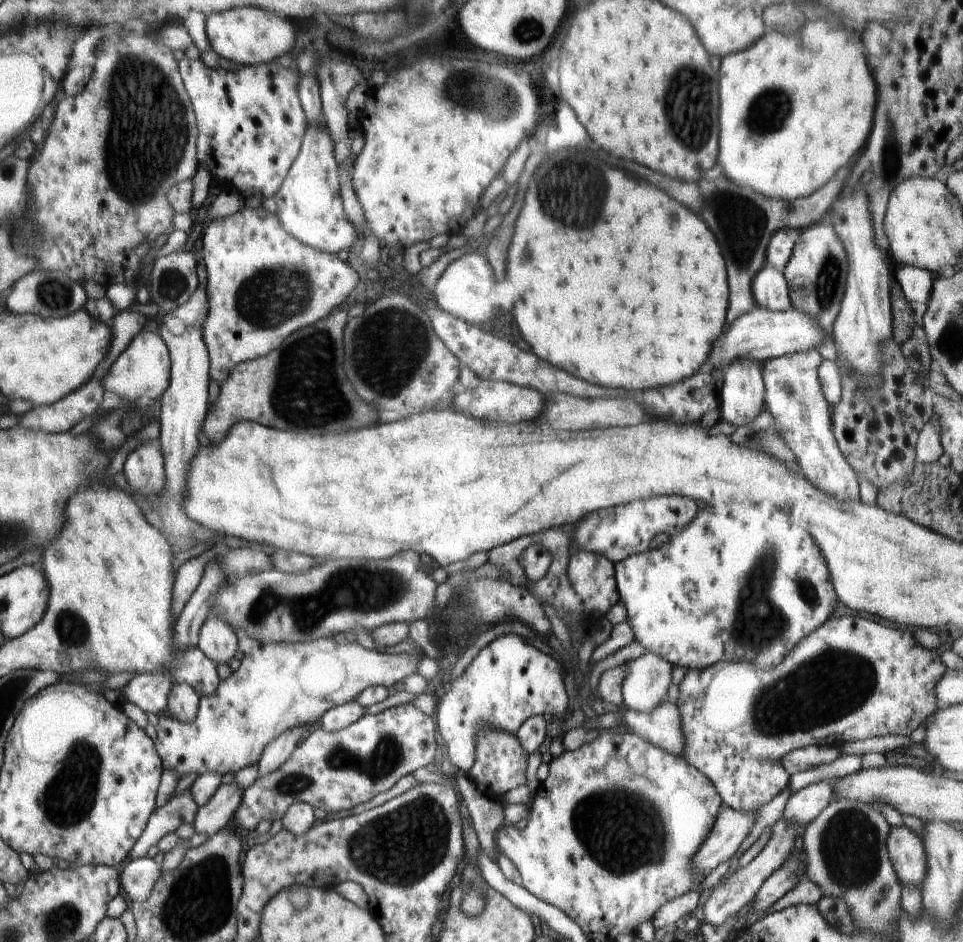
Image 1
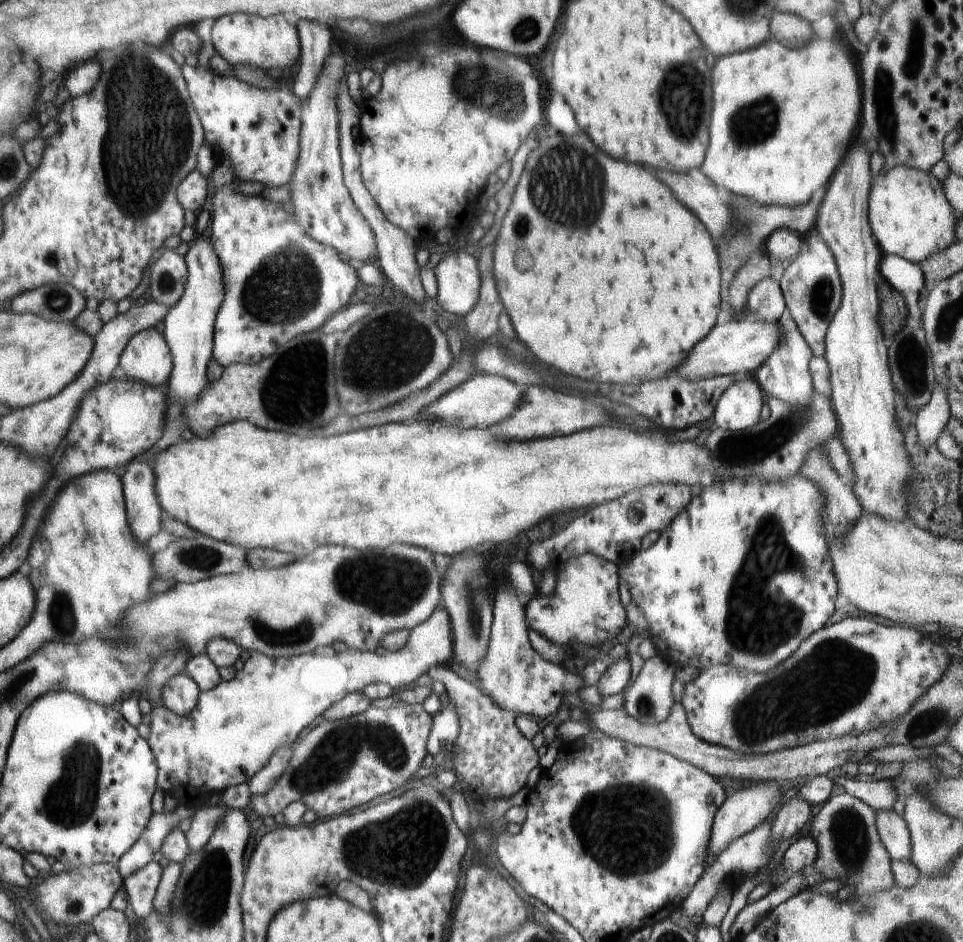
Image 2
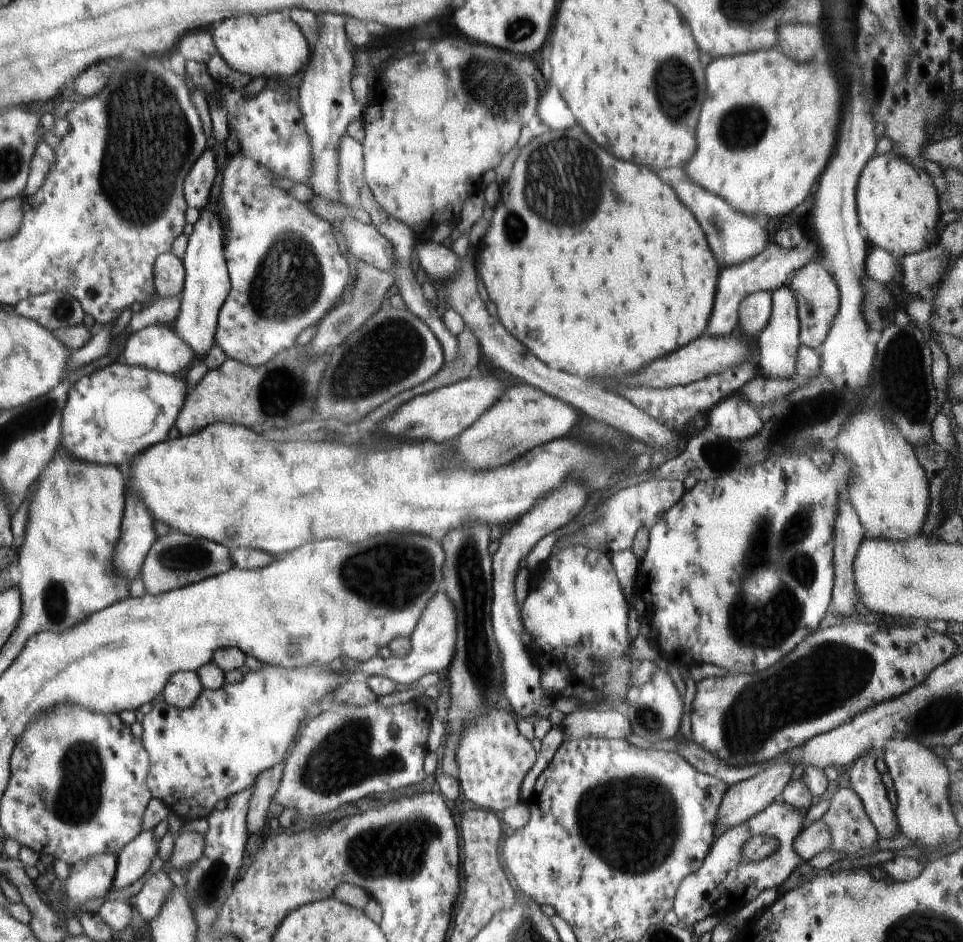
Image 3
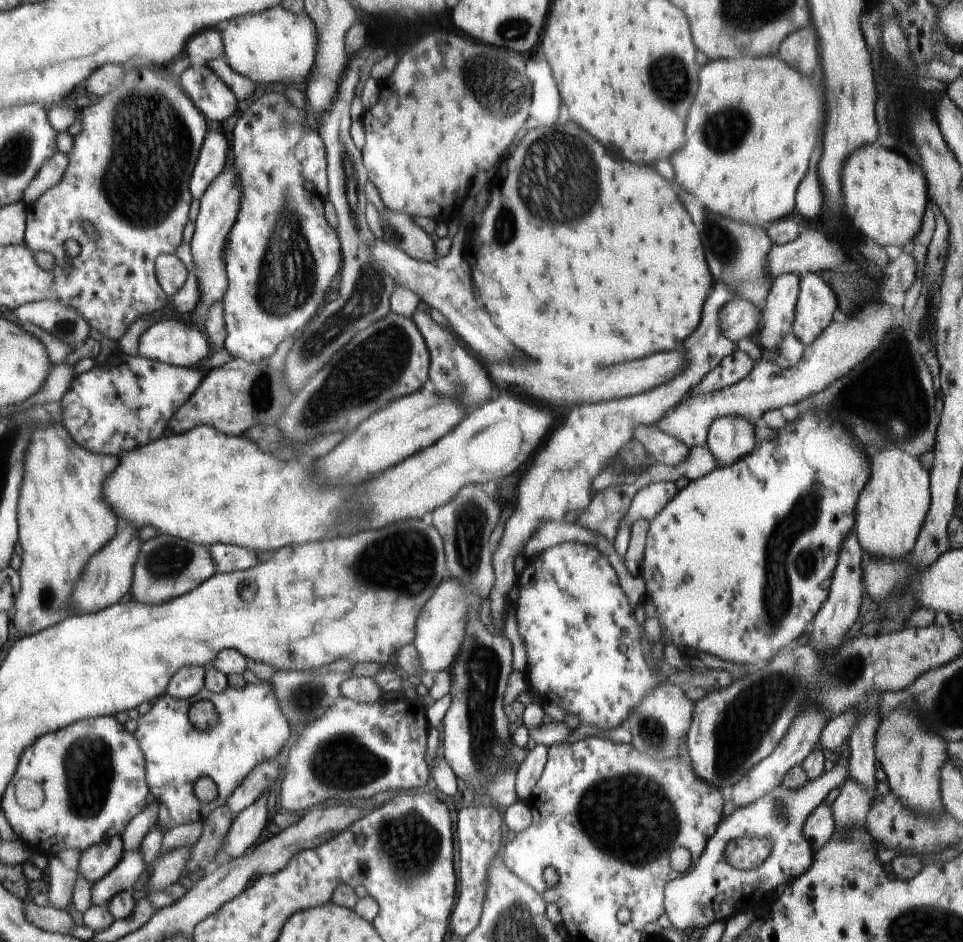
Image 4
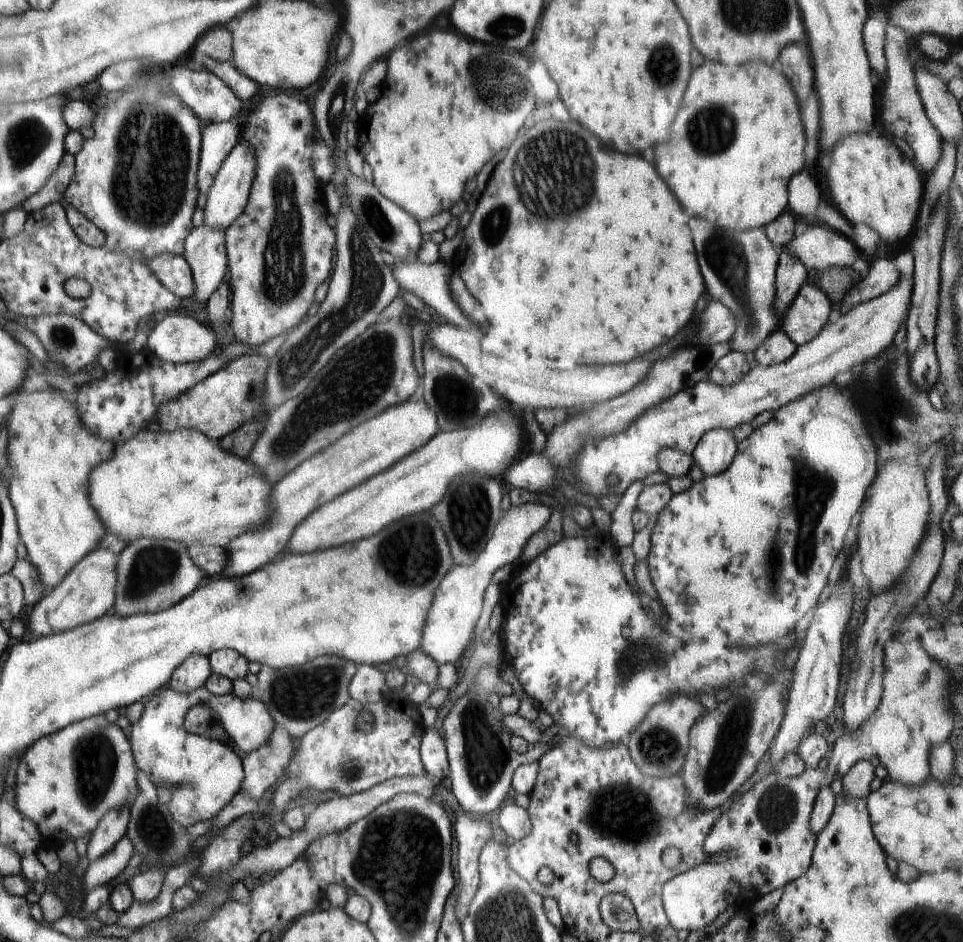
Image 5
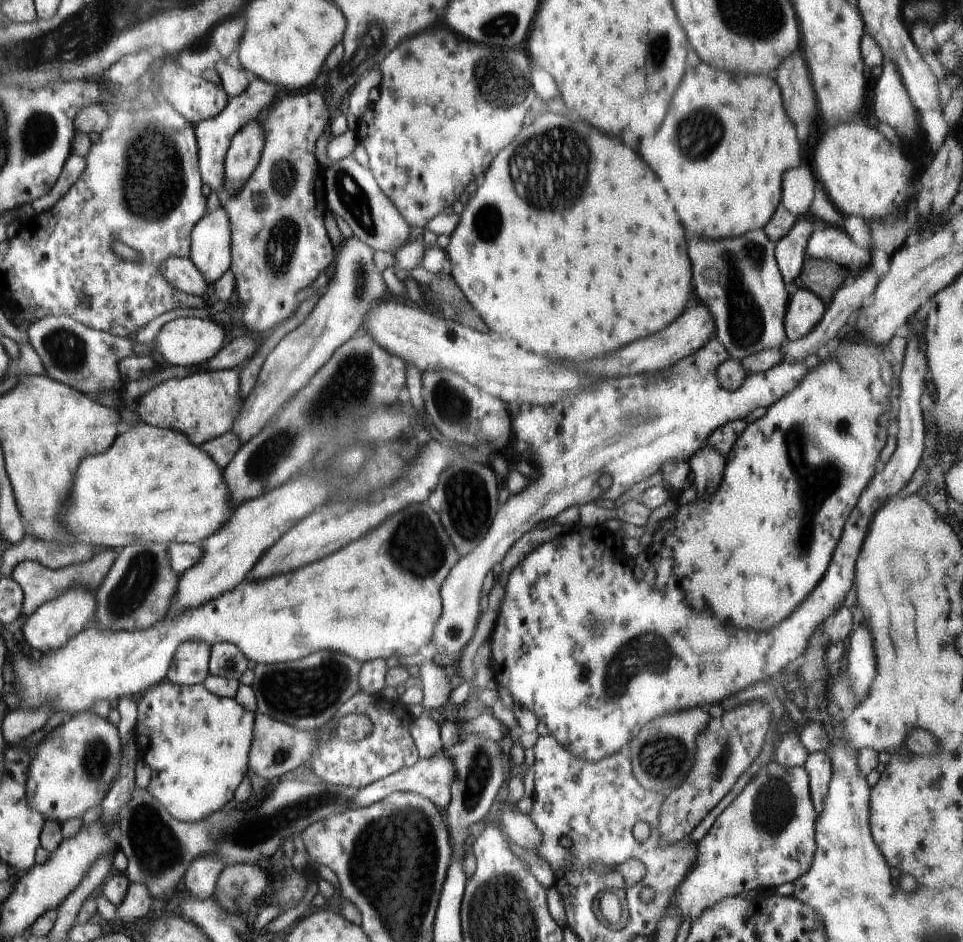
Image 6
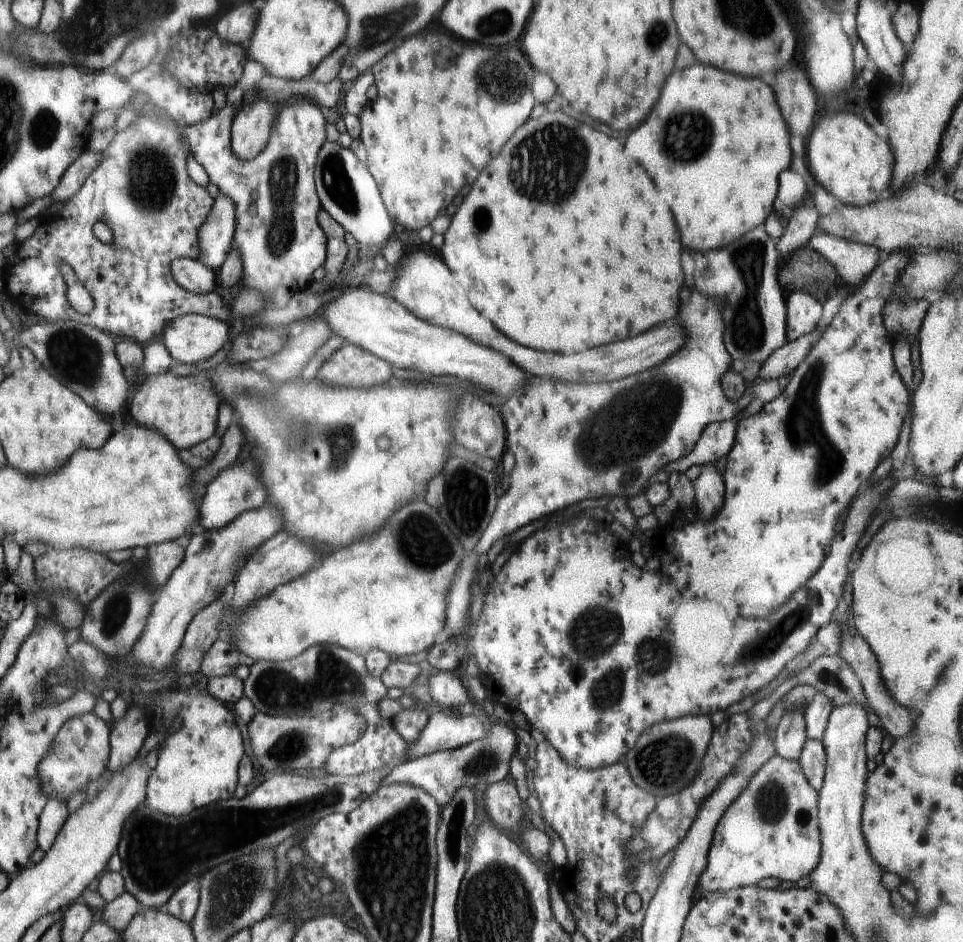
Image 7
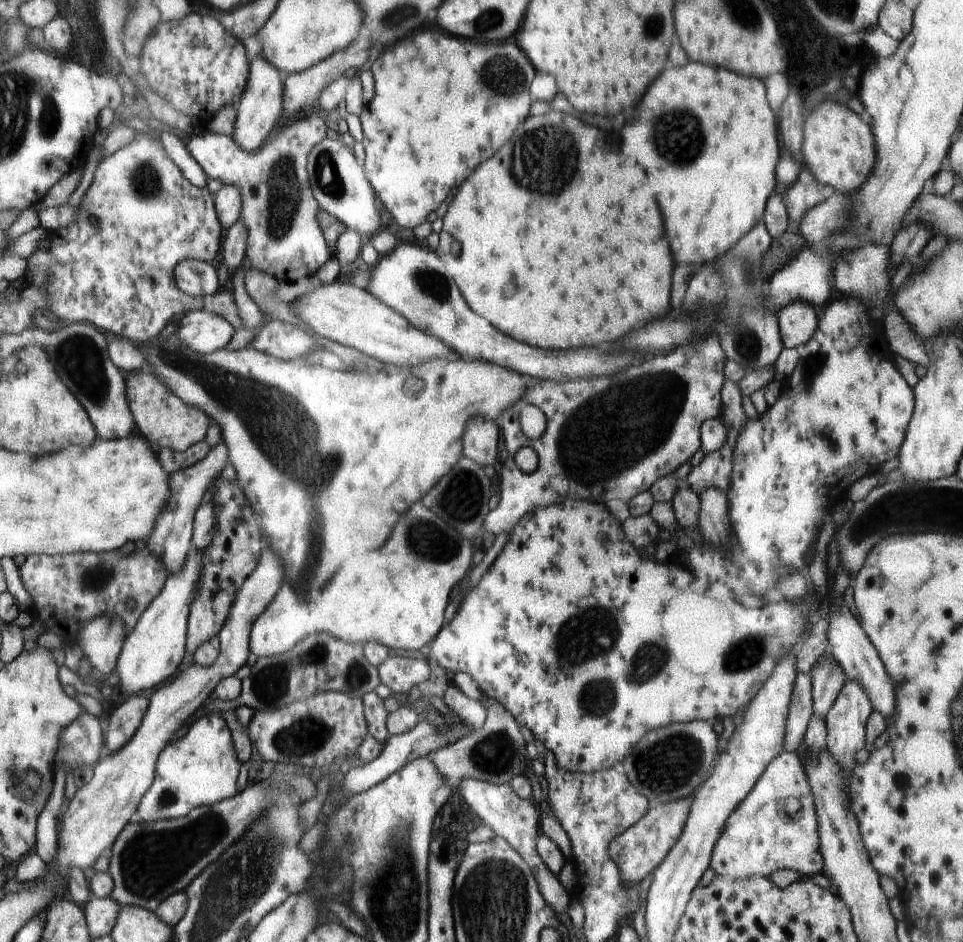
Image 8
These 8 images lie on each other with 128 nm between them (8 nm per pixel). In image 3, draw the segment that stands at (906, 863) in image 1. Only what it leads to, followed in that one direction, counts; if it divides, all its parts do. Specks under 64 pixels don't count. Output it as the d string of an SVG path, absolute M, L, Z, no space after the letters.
M874 750L862 754L850 768L850 786L862 799L864 808L880 838L898 836L899 824L895 809L888 801L887 788L882 784L881 774L876 769Z

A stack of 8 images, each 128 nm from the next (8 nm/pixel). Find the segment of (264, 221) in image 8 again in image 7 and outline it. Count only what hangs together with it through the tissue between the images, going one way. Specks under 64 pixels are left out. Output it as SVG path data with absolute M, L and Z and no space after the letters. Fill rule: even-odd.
M370 70L362 73L353 83L347 86L338 77L326 84L320 84L320 82L312 80L310 75L300 80L286 80L267 74L260 78L254 84L254 88L252 88L248 96L243 98L242 106L226 105L222 110L218 112L214 111L204 122L184 128L183 137L188 142L188 146L190 146L194 160L198 164L202 164L202 168L208 174L209 182L216 184L219 192L224 194L224 196L228 196L234 202L234 208L236 208L236 228L232 244L236 248L236 252L240 254L240 258L242 258L243 273L240 287L248 286L248 288L254 288L260 294L268 296L268 294L272 294L280 286L284 286L284 288L289 289L291 292L306 290L311 286L314 270L320 268L320 266L324 266L327 259L327 236L318 222L317 216L321 209L321 202L319 201L314 182L314 164L316 164L320 148L322 148L322 145L327 140L325 135L326 121L320 108L325 106L326 108L333 109L338 100L340 100L342 89L346 87L346 112L352 114L352 116L359 117L362 114L363 108L368 103L366 92L368 92L368 88L372 84L374 84L374 75ZM256 96L264 96L270 102L275 102L277 99L285 99L286 102L290 102L291 96L303 98L303 100L302 102L298 100L294 104L290 104L290 106L284 106L280 110L274 124L272 124L272 130L270 131L270 136L264 150L256 158L252 158L248 162L242 162L232 152L230 126L232 126L231 122L234 122L236 114L244 108L244 104L252 102Z

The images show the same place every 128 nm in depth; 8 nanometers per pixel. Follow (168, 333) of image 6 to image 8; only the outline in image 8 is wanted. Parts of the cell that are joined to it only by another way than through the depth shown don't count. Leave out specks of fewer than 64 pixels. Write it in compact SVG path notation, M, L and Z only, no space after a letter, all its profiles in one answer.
M192 309L180 320L174 335L190 350L210 354L225 348L234 337L235 331L236 329L220 315Z

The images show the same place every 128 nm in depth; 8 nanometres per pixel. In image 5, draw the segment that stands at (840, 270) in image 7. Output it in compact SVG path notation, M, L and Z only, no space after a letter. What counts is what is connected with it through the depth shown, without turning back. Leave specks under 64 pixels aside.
M809 224L807 230L783 246L782 251L800 260L808 271L850 268L861 256L850 238L818 224Z

